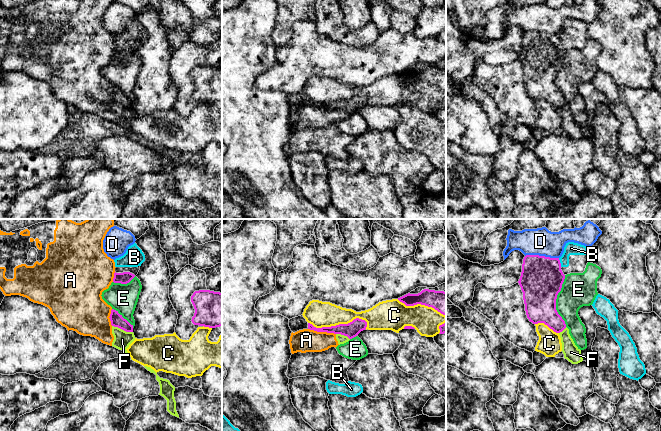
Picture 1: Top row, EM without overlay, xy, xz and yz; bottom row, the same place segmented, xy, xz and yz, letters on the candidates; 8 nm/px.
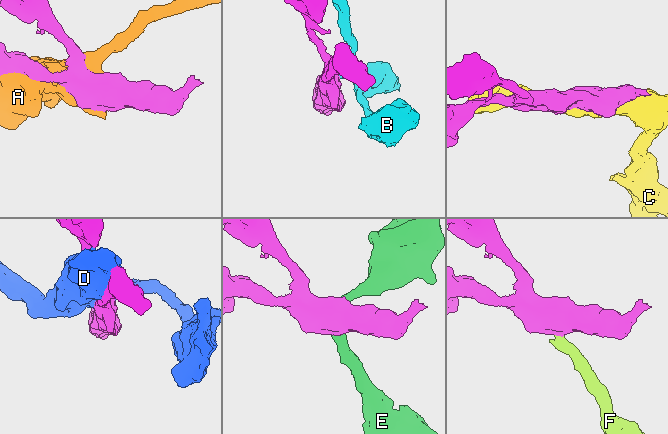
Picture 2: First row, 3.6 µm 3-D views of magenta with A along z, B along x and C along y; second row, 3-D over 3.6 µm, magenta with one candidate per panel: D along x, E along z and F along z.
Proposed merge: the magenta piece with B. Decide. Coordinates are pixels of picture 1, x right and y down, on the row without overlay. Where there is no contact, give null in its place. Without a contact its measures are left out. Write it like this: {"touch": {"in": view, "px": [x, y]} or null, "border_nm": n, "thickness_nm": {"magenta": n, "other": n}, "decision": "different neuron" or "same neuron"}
{"touch": {"in": "yz", "px": [559, 38]}, "border_nm": 80, "thickness_nm": {"magenta": 340, "other": 110}, "decision": "different neuron"}

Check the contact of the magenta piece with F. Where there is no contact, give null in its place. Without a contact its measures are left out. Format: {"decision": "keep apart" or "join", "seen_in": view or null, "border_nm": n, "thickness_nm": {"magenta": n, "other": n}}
{"decision": "keep apart", "seen_in": "xy", "border_nm": 180, "thickness_nm": {"magenta": 100, "other": 140}}

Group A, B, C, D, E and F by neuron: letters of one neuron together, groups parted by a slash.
A F / B / C / D / E

